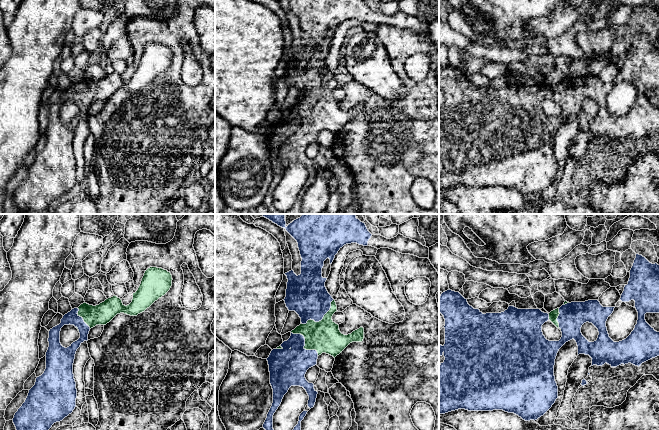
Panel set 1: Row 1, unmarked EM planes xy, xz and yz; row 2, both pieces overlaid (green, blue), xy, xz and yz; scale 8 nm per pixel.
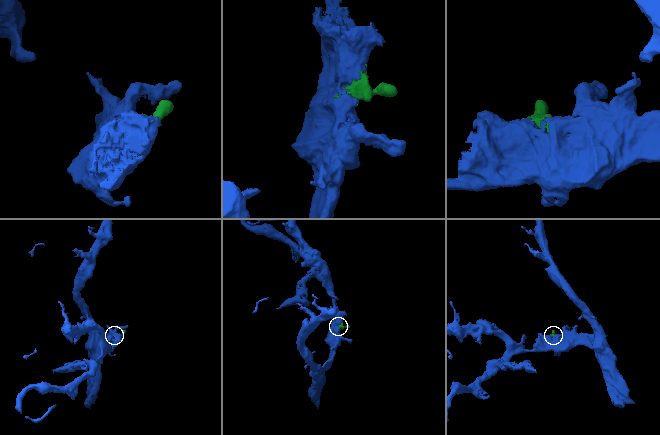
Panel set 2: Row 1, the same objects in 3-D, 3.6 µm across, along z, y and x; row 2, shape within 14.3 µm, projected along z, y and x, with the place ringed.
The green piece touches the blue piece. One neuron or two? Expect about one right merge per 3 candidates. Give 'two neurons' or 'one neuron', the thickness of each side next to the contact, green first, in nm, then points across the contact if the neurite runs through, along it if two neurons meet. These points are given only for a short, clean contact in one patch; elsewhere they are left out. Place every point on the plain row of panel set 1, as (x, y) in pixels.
one neuron; calibres 260 and 300 nm

